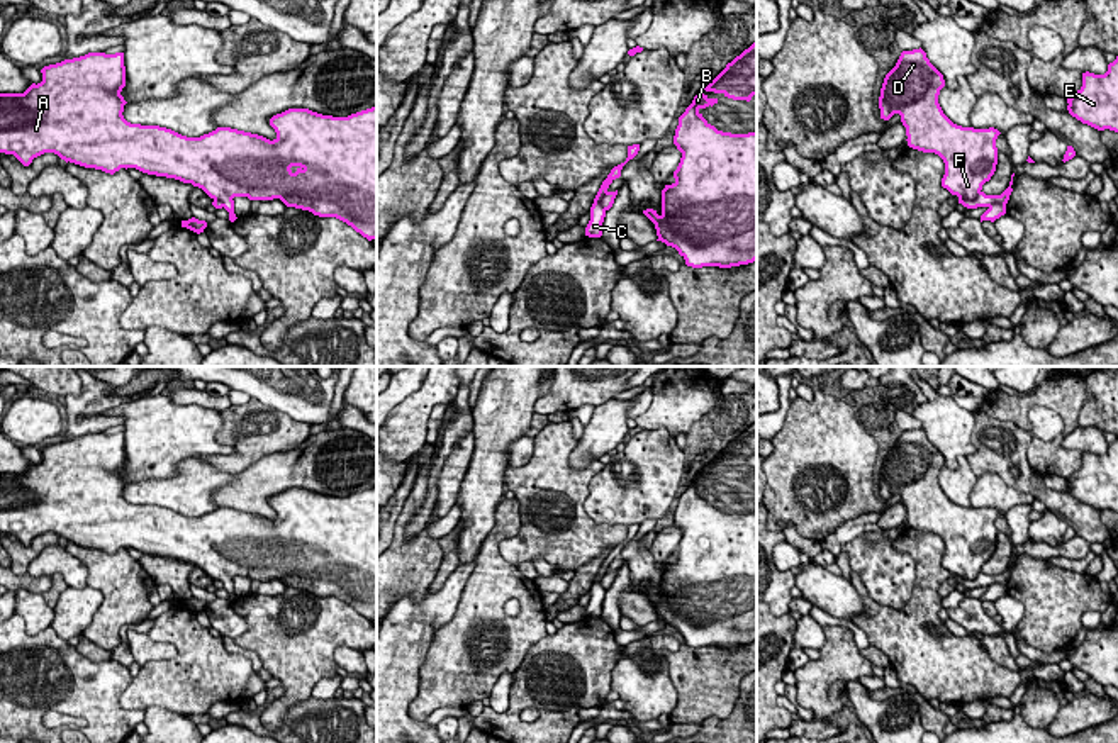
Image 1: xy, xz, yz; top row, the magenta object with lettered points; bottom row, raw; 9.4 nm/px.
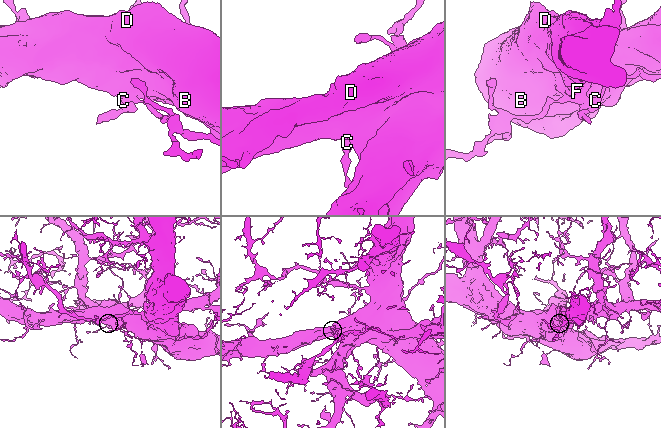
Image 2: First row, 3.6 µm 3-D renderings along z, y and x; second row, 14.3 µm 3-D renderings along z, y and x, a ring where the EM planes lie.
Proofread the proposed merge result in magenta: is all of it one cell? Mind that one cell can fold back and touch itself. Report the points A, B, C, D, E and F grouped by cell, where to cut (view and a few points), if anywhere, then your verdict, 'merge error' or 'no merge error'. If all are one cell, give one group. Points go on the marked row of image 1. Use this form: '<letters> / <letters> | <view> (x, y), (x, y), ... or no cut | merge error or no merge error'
A B D E F / C | yz (981, 192), (972, 199), (959, 197) | merge error

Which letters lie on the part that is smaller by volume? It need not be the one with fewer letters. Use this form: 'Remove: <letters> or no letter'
Remove: C

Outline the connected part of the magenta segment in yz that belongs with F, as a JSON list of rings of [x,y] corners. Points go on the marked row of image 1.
[[[921,47],[903,51],[880,88],[880,119],[899,114],[908,146],[943,159],[942,187],[952,195],[975,200],[996,171],[996,139],[1001,132],[953,124],[938,103],[943,87],[943,75]]]

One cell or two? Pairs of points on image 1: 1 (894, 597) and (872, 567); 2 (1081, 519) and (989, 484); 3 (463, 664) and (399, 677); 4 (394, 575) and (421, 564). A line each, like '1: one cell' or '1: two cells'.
1: one cell
2: two cells
3: two cells
4: one cell

